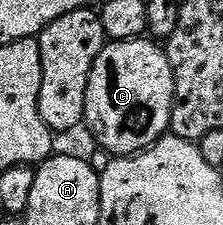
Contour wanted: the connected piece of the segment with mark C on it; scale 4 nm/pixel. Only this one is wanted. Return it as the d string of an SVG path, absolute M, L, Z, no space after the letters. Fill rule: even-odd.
M154 39L104 44L85 90L83 118L95 140L112 157L136 156L168 135L175 105L175 79L166 51ZM159 47L159 48L158 48Z

